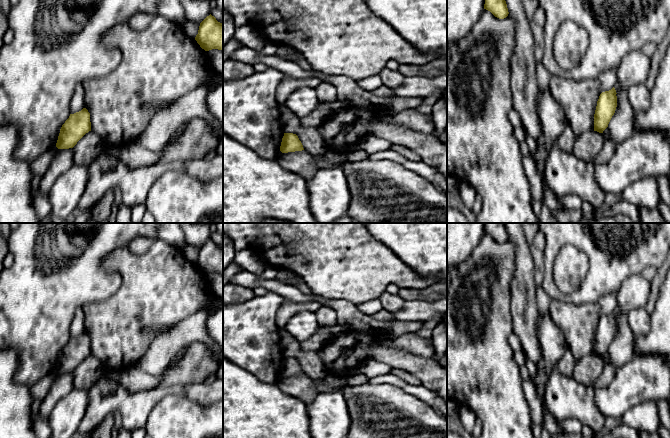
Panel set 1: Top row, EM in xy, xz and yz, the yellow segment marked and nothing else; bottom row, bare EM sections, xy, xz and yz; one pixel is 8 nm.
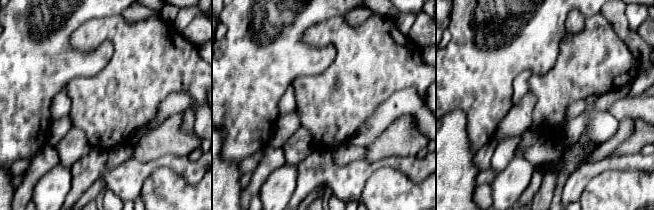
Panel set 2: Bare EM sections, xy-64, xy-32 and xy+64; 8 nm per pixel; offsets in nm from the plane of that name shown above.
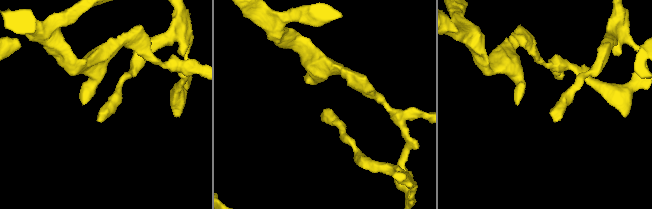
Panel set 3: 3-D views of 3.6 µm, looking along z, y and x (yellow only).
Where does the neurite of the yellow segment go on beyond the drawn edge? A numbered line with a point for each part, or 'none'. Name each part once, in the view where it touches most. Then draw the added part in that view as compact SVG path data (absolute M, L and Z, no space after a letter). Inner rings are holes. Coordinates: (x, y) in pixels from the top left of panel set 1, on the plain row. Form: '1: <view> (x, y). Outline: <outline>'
none

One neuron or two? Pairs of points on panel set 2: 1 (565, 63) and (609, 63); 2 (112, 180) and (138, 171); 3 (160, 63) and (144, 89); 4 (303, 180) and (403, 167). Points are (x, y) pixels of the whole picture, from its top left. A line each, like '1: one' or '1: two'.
1: one
2: one
3: one
4: one

